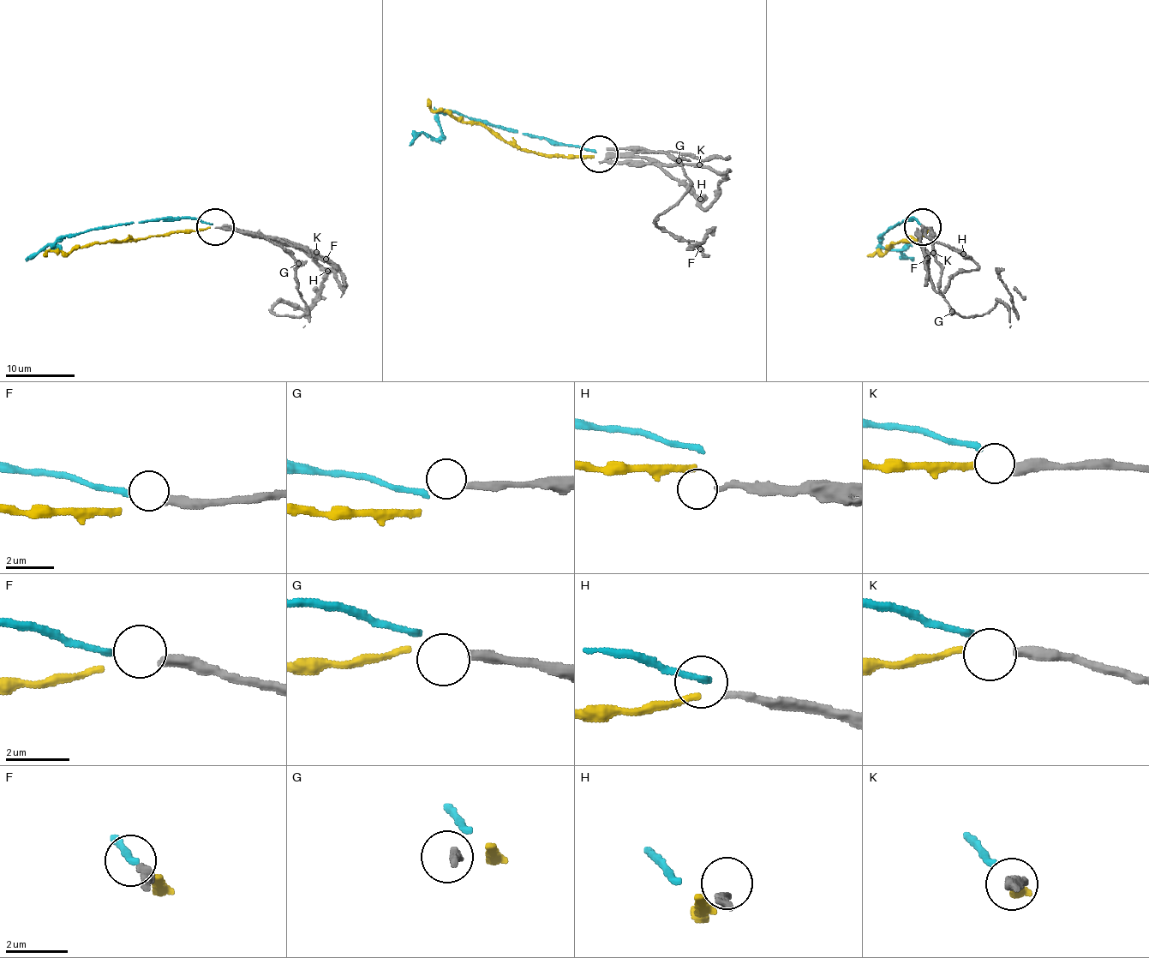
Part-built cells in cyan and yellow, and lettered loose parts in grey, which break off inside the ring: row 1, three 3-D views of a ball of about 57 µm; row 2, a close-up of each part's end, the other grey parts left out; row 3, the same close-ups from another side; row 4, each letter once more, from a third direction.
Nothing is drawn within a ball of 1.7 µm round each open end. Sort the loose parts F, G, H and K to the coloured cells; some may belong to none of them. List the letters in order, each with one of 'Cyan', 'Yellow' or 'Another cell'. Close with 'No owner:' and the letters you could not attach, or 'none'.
F: Cyan
G: Another cell
H: Another cell
K: Yellow
No owner: G, H

